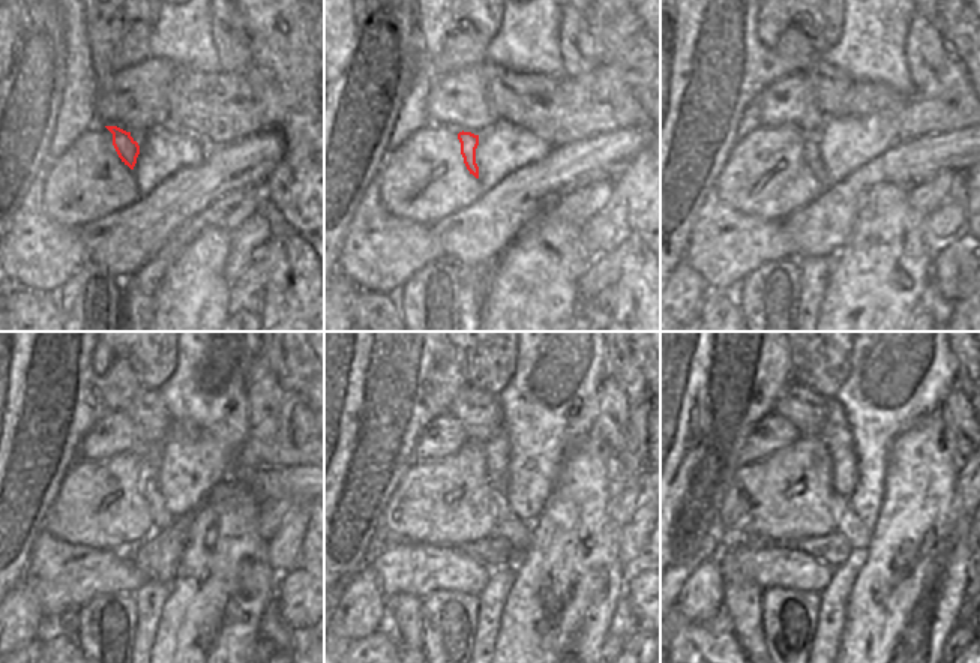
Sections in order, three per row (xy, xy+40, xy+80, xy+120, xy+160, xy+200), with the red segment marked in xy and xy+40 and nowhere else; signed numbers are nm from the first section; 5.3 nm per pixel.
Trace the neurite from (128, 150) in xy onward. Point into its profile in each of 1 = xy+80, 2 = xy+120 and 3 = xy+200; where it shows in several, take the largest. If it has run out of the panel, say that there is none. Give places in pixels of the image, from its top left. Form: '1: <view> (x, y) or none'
1: xy+80 (811, 155)
2: xy+120 (161, 518)
3: xy+200 (857, 533)

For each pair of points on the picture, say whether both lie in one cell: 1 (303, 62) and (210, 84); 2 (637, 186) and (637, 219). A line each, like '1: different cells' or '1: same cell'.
1: different cells
2: same cell

